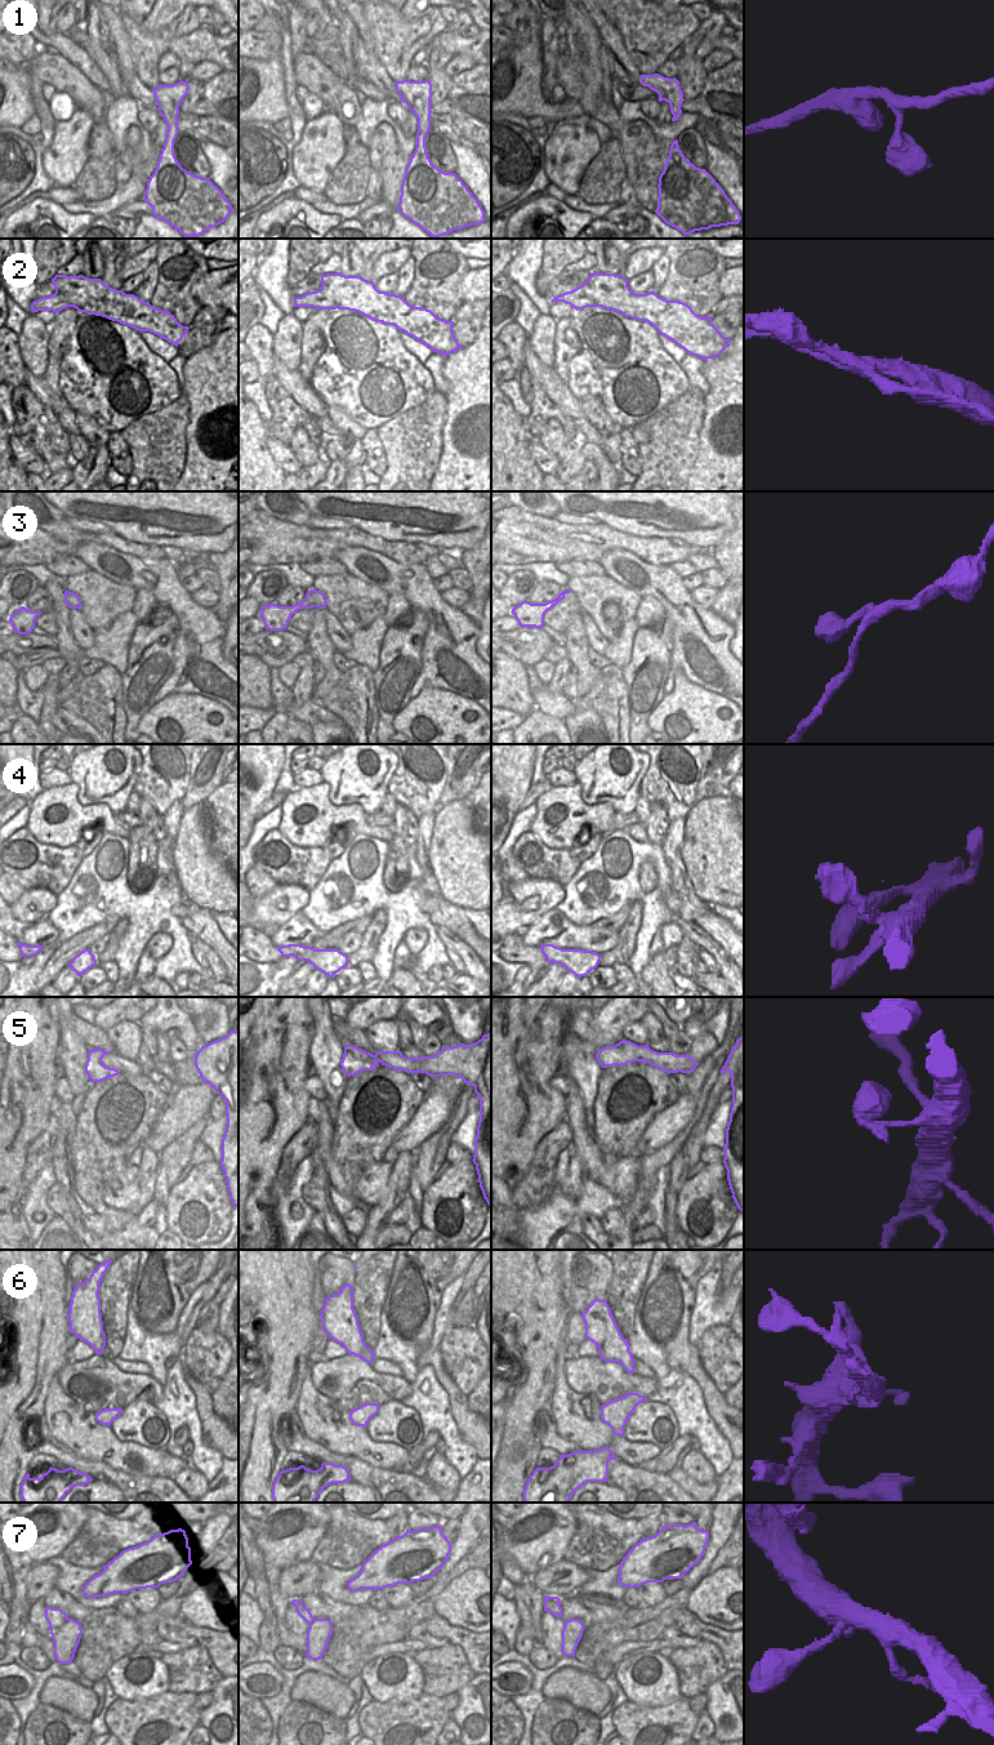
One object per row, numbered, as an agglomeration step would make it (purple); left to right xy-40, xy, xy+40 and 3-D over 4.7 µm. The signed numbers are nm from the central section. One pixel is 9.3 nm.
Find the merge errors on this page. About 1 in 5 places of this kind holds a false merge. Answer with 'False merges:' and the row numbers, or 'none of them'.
False merges: 2.

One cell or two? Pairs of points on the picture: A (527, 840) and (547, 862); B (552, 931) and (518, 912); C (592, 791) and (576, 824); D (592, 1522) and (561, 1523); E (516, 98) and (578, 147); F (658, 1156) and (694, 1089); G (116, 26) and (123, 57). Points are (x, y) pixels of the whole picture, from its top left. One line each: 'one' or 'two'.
A: one
B: two
C: two
D: two
E: two
F: one
G: one

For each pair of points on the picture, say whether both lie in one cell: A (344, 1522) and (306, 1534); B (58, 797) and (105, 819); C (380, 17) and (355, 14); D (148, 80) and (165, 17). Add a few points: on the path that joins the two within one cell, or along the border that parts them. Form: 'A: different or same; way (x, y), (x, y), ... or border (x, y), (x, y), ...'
A: different; border (330, 1516), (328, 1528), (312, 1553)
B: same; way (70, 809), (77, 817), (93, 817)
C: different; border (364, 13), (375, 44)
D: different; border (181, 13), (157, 30), (145, 31), (141, 29)

